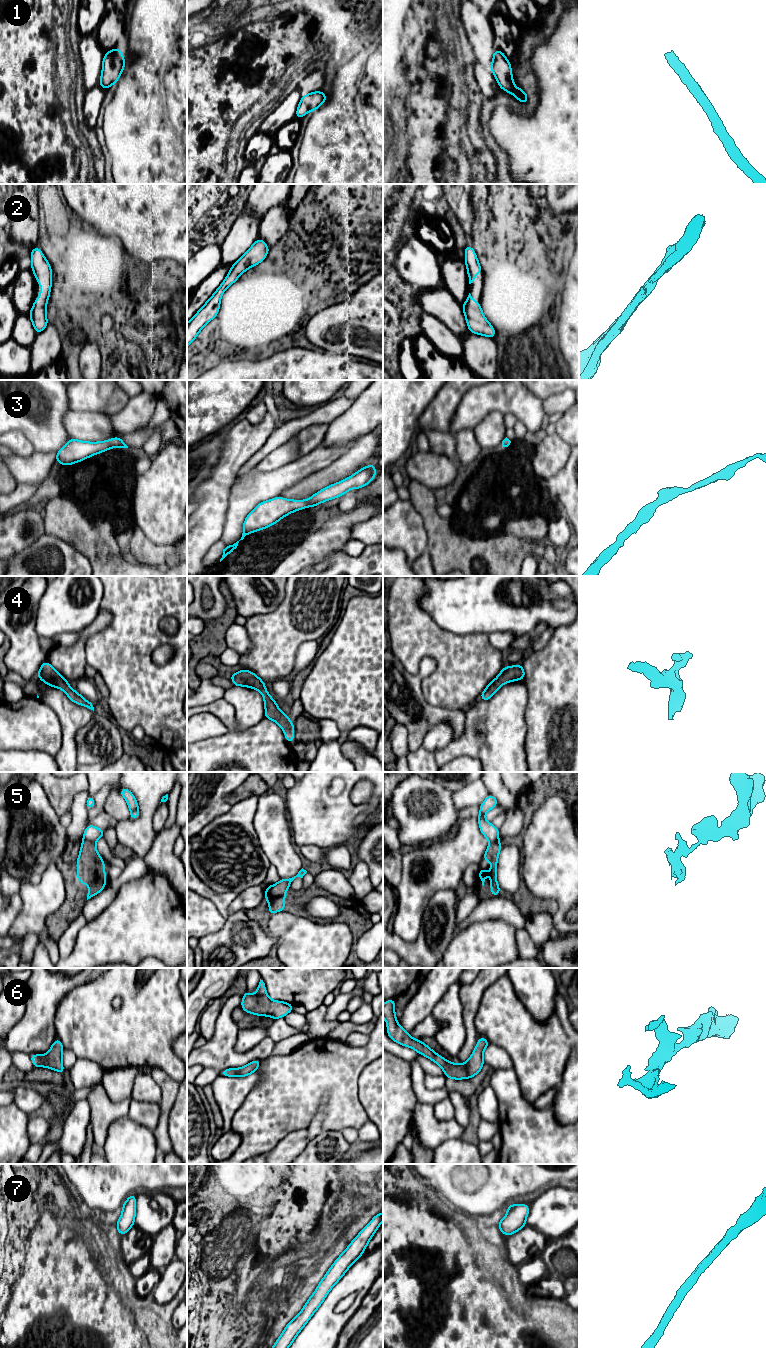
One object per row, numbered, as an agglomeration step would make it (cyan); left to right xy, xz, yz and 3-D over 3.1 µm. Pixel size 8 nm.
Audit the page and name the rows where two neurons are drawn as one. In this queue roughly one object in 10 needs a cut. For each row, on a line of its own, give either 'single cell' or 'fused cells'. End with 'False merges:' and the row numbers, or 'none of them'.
1: single cell
2: single cell
3: single cell
4: single cell
5: fused cells
6: single cell
7: single cell
False merges: 5

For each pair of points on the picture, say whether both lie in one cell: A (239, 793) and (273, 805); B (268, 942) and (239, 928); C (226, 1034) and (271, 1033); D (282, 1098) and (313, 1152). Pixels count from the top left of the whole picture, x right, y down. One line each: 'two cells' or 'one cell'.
A: two cells
B: one cell
C: two cells
D: two cells

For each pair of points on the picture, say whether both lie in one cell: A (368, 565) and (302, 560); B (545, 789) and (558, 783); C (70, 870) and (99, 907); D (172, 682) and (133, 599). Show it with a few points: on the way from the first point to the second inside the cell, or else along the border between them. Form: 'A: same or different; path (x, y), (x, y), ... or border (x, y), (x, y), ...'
A: different; border (344, 552), (330, 553), (322, 560)
B: same; path (548, 786), (551, 783), (555, 783)
C: different; border (109, 882), (87, 900), (81, 914)
D: same; path (149, 667), (134, 652), (134, 622)

